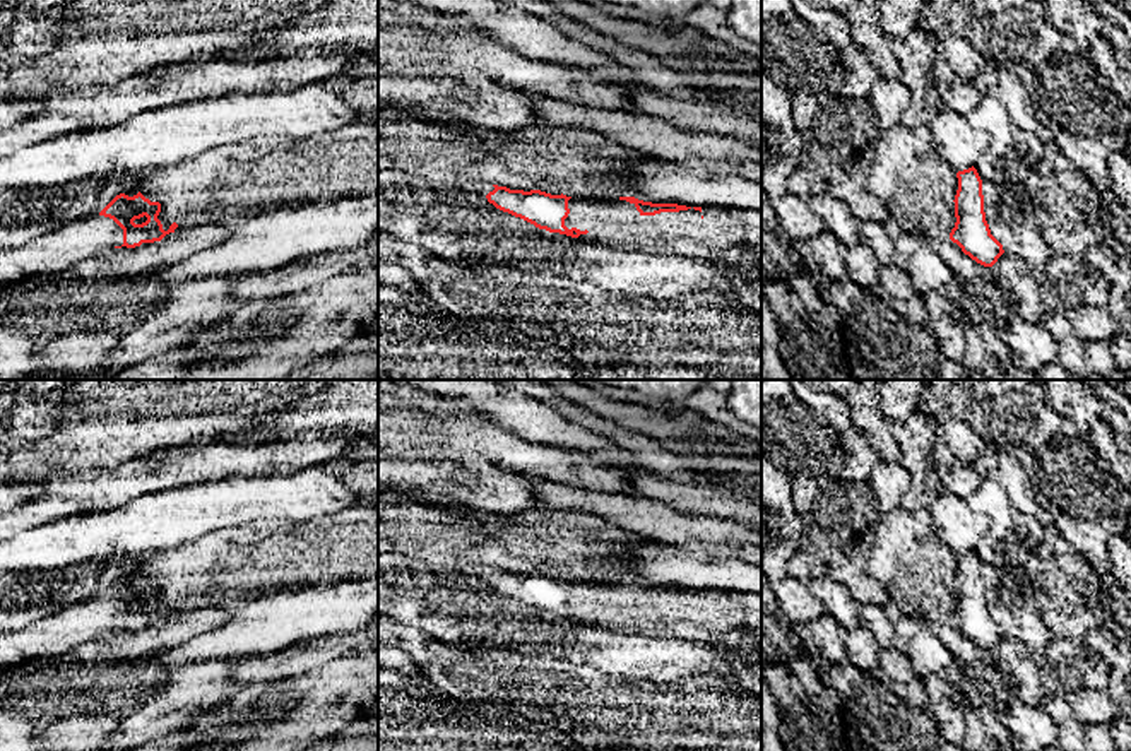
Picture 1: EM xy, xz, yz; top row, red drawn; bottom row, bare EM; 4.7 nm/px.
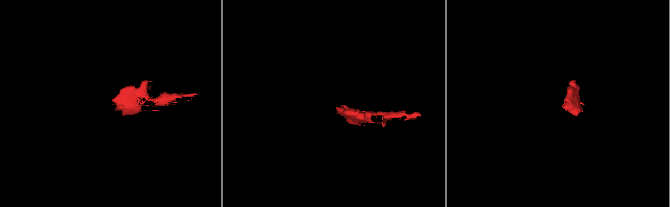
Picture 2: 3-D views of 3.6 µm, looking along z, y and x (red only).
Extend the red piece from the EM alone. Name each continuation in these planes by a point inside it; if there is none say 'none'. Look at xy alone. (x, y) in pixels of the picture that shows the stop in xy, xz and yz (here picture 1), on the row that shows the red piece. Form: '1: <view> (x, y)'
1: xy (57, 252)

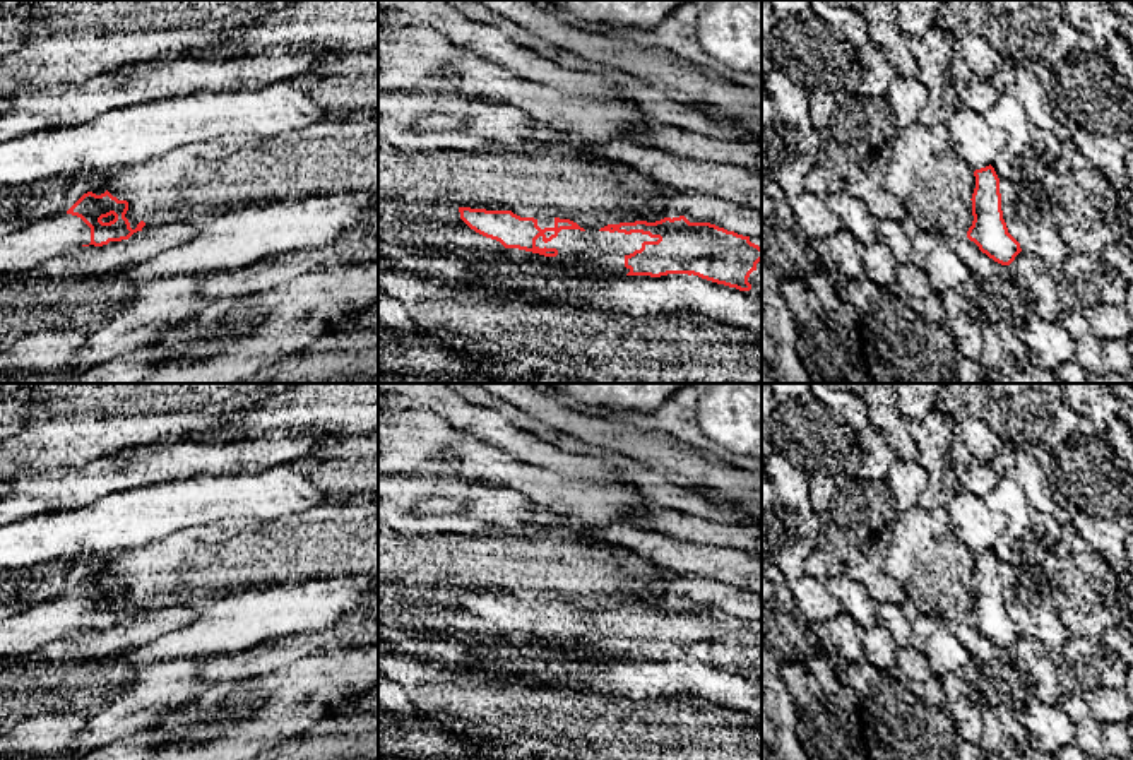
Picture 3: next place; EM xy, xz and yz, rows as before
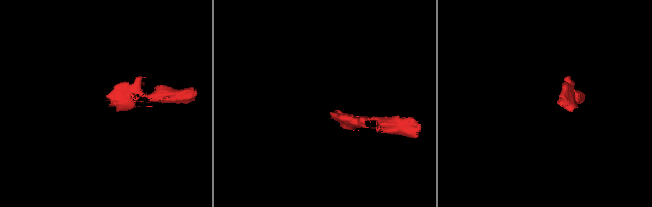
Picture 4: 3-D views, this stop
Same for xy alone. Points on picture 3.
1: xy (24, 250)

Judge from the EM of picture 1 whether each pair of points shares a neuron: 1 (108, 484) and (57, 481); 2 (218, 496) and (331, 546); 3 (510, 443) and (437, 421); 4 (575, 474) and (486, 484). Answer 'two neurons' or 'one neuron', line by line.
1: one neuron
2: two neurons
3: one neuron
4: two neurons

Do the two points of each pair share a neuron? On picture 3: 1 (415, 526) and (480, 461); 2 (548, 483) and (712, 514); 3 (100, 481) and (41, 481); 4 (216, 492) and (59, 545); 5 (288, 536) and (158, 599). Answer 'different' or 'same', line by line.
1: different
2: different
3: same
4: same
5: same

